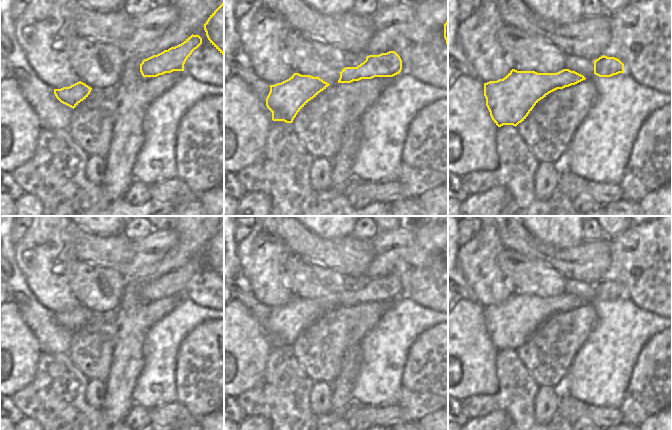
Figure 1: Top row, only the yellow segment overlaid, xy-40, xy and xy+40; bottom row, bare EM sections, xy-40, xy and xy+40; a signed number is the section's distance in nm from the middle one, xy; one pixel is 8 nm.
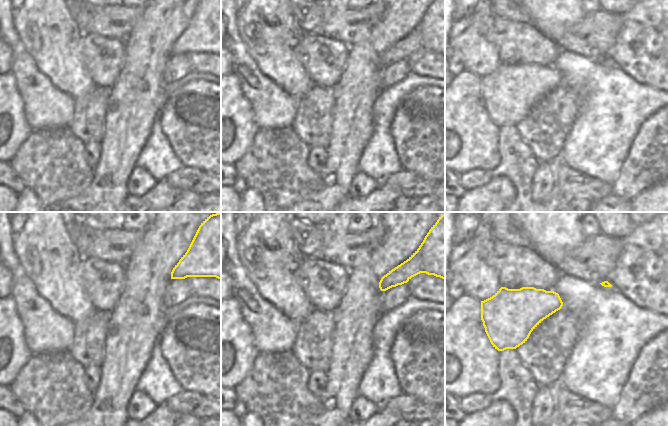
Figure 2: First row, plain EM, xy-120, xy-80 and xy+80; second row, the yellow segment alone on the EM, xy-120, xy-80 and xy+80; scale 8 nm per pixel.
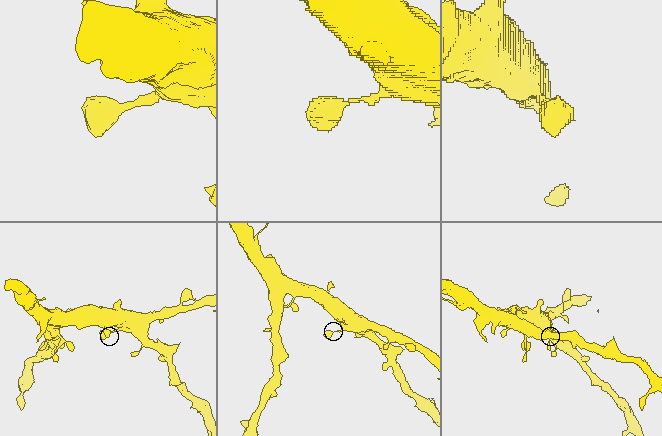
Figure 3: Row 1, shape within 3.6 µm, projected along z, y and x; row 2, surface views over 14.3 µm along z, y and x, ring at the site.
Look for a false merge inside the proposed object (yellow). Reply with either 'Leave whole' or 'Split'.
Leave whole

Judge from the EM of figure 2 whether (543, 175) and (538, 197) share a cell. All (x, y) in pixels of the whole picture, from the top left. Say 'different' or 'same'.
same

